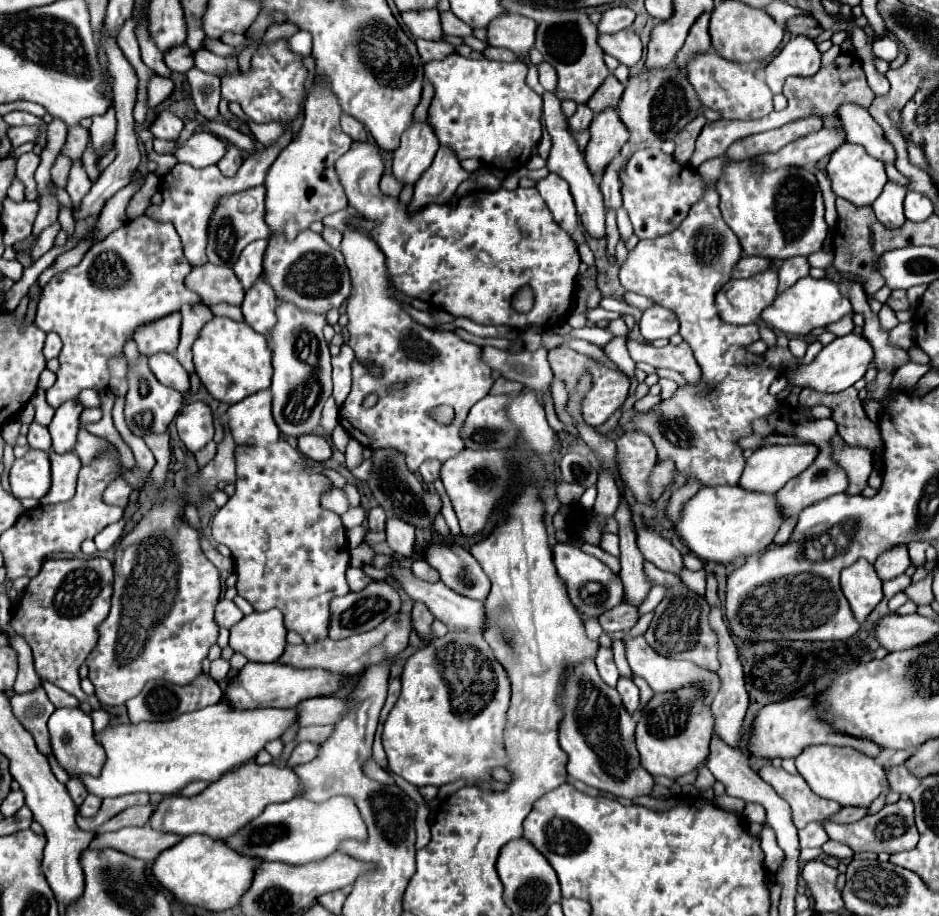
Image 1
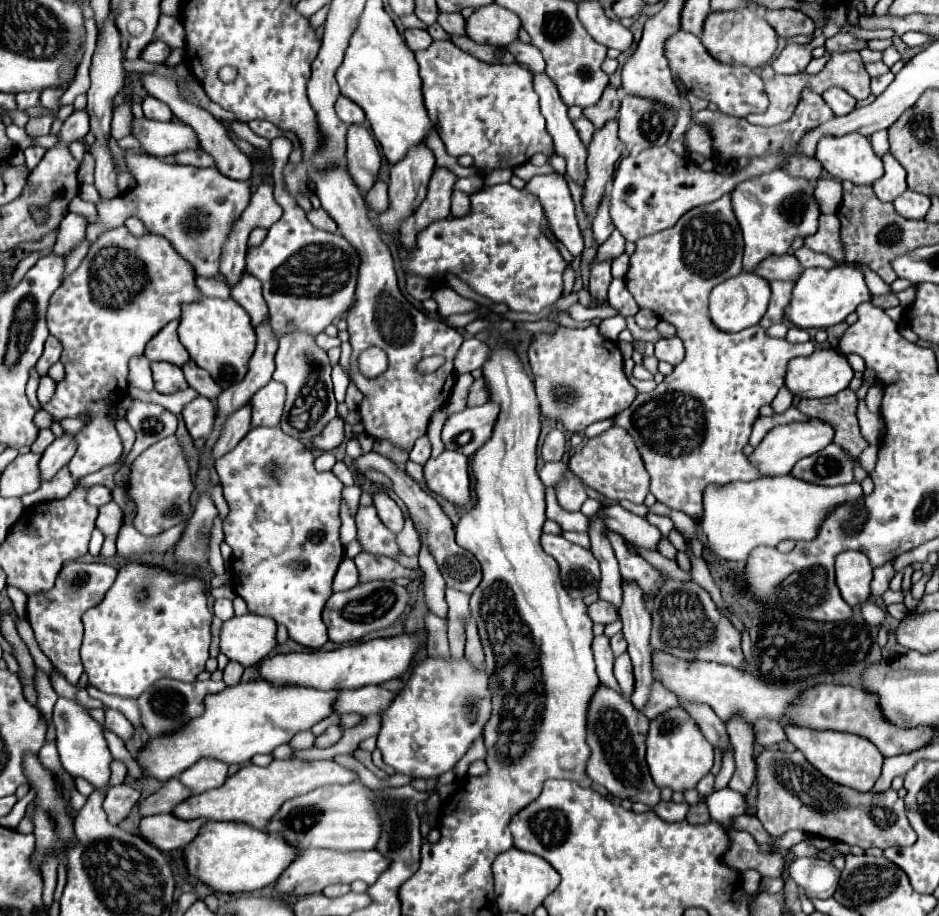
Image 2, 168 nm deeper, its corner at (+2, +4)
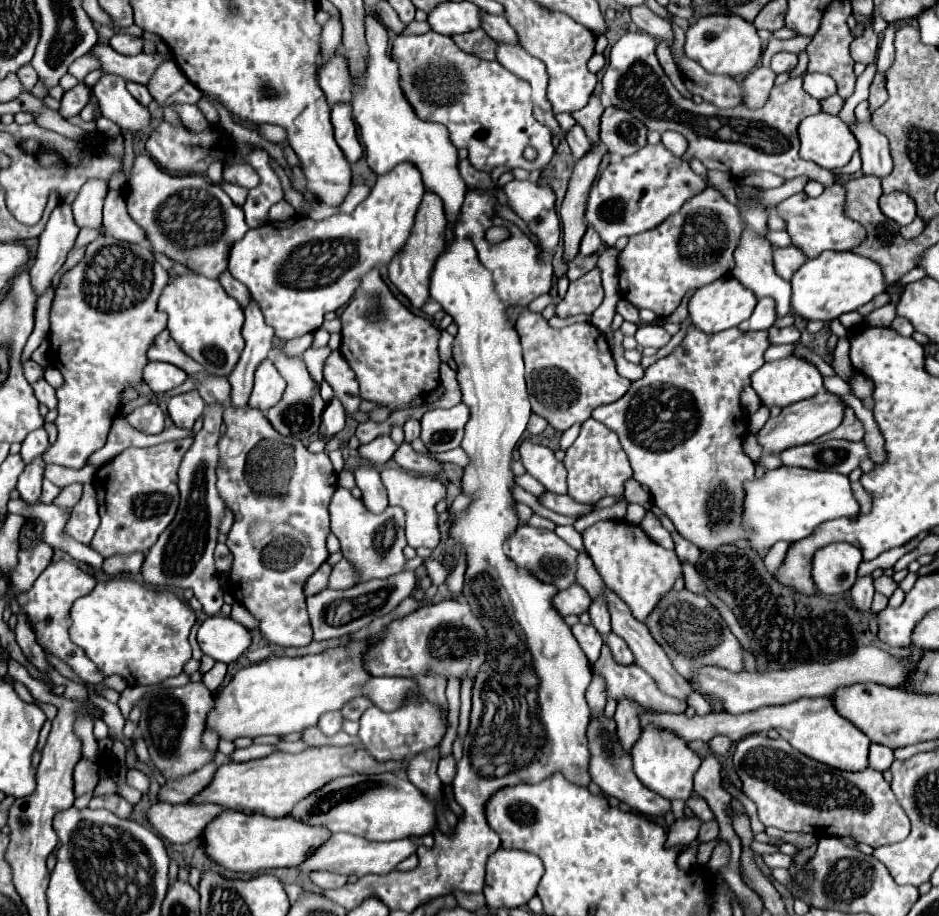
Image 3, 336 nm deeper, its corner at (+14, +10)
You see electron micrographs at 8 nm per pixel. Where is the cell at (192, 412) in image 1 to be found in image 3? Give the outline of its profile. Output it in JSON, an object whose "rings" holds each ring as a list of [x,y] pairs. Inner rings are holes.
{"rings":[[[192,390],[192,392],[186,392],[186,394],[180,394],[180,396],[170,398],[170,402],[168,402],[168,414],[170,414],[172,422],[178,428],[192,430],[194,422],[204,412],[204,406],[206,406],[204,400],[198,396],[196,390]]]}

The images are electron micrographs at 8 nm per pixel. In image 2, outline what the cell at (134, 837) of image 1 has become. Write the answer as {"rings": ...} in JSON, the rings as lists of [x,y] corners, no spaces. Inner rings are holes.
{"rings":[[[154,814],[142,818],[140,834],[152,846],[158,846],[158,850],[170,852],[170,850],[186,848],[206,822],[208,822],[206,818],[180,820],[174,814]]]}

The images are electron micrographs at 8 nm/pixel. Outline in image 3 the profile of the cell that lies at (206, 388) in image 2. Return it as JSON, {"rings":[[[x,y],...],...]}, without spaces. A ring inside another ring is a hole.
{"rings":[[[206,372],[192,376],[196,380],[196,390],[206,400],[206,404],[220,402],[224,404],[224,424],[226,432],[218,442],[220,462],[218,462],[218,480],[216,488],[222,496],[228,510],[234,514],[234,524],[228,532],[226,546],[234,556],[234,564],[230,570],[230,586],[236,602],[244,604],[258,620],[260,632],[278,646],[308,646],[312,642],[312,628],[306,612],[306,580],[326,562],[328,548],[326,536],[330,532],[330,516],[328,504],[336,490],[336,472],[332,468],[330,458],[320,452],[312,454],[306,446],[290,436],[280,436],[266,416],[256,408],[232,408],[230,404],[230,384],[226,378],[218,378]]]}

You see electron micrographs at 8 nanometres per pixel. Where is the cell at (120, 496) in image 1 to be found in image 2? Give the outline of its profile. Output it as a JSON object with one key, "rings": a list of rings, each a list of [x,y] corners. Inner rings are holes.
{"rings":[[[92,486],[92,488],[88,490],[88,494],[86,494],[86,502],[88,502],[90,506],[96,506],[96,508],[108,504],[110,500],[112,500],[112,492],[110,492],[106,486]]]}

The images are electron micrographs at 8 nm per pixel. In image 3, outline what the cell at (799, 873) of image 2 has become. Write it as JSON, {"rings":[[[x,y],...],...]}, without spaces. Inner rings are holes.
{"rings":[[[782,852],[764,856],[764,862],[766,862],[766,866],[770,866],[770,868],[786,868],[786,870],[790,870],[790,868],[794,866],[792,856],[786,856],[786,854],[782,854]]]}

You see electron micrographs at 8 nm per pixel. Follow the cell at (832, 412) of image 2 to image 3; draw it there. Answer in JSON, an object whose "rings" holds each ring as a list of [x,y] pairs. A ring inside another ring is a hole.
{"rings":[[[846,408],[842,424],[836,430],[832,430],[826,438],[844,438],[844,440],[850,440],[850,442],[858,442],[858,440],[862,440],[862,436],[864,436],[862,422],[854,416],[852,408]]]}

